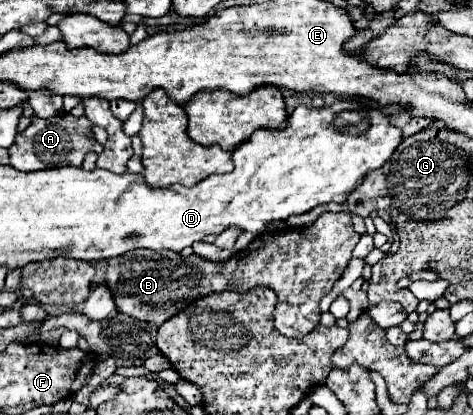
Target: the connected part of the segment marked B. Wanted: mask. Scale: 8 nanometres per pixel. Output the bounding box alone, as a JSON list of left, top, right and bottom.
[107,213,359,337]

